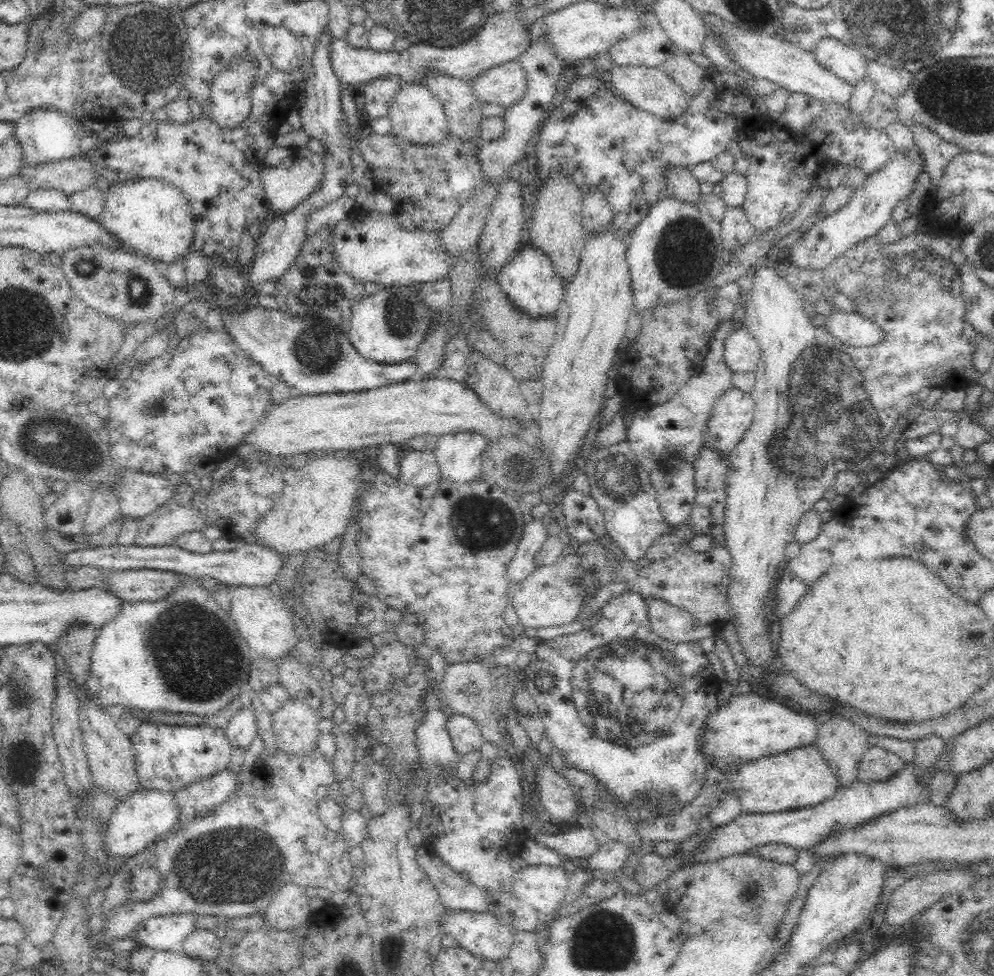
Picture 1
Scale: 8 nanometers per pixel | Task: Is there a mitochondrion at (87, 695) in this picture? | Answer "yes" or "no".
no

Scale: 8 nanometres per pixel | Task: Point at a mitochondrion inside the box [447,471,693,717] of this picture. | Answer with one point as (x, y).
(473, 525)

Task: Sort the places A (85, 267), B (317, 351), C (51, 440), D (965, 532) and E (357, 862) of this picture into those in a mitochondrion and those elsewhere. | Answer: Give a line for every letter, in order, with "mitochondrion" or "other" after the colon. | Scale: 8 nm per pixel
A: mitochondrion
B: mitochondrion
C: mitochondrion
D: other
E: other

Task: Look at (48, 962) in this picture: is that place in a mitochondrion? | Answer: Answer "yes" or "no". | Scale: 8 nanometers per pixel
no

